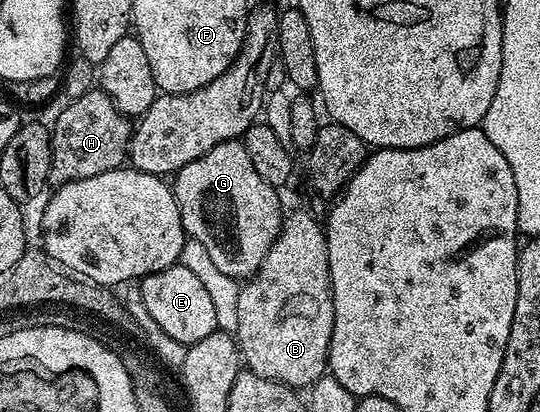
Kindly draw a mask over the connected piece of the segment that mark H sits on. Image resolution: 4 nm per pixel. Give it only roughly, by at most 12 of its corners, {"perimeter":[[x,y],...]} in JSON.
{"perimeter":[[102,90],[51,128],[58,186],[128,163],[132,121]]}

